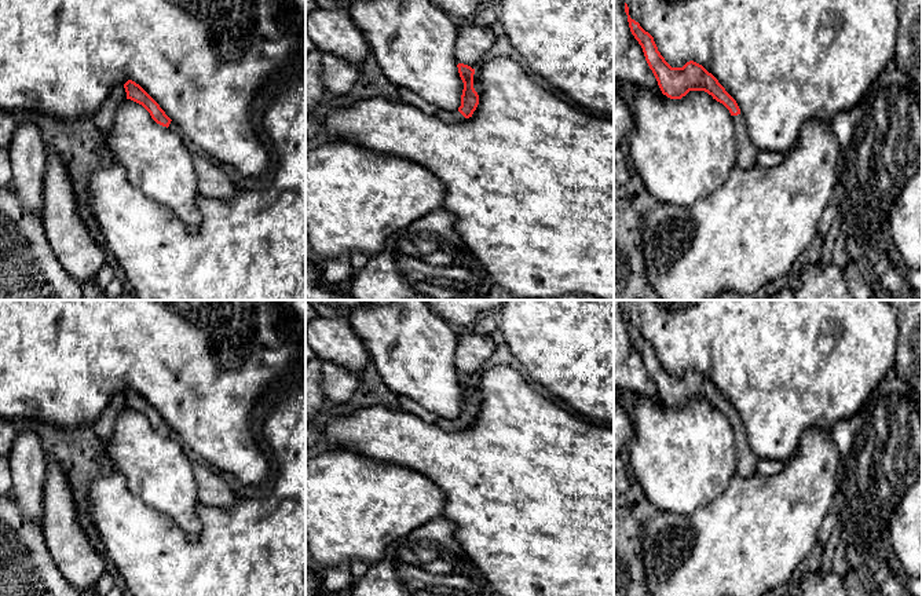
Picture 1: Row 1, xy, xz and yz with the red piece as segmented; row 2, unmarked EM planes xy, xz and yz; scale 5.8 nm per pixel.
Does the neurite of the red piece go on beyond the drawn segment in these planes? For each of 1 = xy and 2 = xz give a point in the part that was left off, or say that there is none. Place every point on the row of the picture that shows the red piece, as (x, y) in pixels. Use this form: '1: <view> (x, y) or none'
1: none
2: xz (450, 117)

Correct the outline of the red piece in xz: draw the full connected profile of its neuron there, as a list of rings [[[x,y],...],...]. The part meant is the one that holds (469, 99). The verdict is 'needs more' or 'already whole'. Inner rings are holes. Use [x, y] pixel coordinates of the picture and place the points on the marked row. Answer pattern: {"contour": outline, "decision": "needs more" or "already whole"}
{"contour": [[[458,63],[457,67],[458,67],[460,77],[464,83],[464,89],[461,95],[461,106],[454,111],[438,109],[435,114],[438,118],[440,118],[442,121],[447,124],[464,123],[465,120],[472,117],[473,111],[476,110],[479,105],[479,95],[473,88],[475,69],[464,63]]], "decision": "needs more"}

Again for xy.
{"contour": [[[128,80],[124,84],[127,99],[131,99],[139,105],[142,105],[151,116],[151,118],[162,125],[169,127],[171,118],[165,114],[165,111],[160,107],[160,105],[135,81]]], "decision": "already whole"}

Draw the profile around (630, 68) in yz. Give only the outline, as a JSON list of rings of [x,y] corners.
[[[614,0],[614,80],[663,95],[641,45],[630,32],[625,0]]]

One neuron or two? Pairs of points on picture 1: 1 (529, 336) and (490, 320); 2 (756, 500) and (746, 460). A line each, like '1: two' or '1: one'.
1: two
2: two

